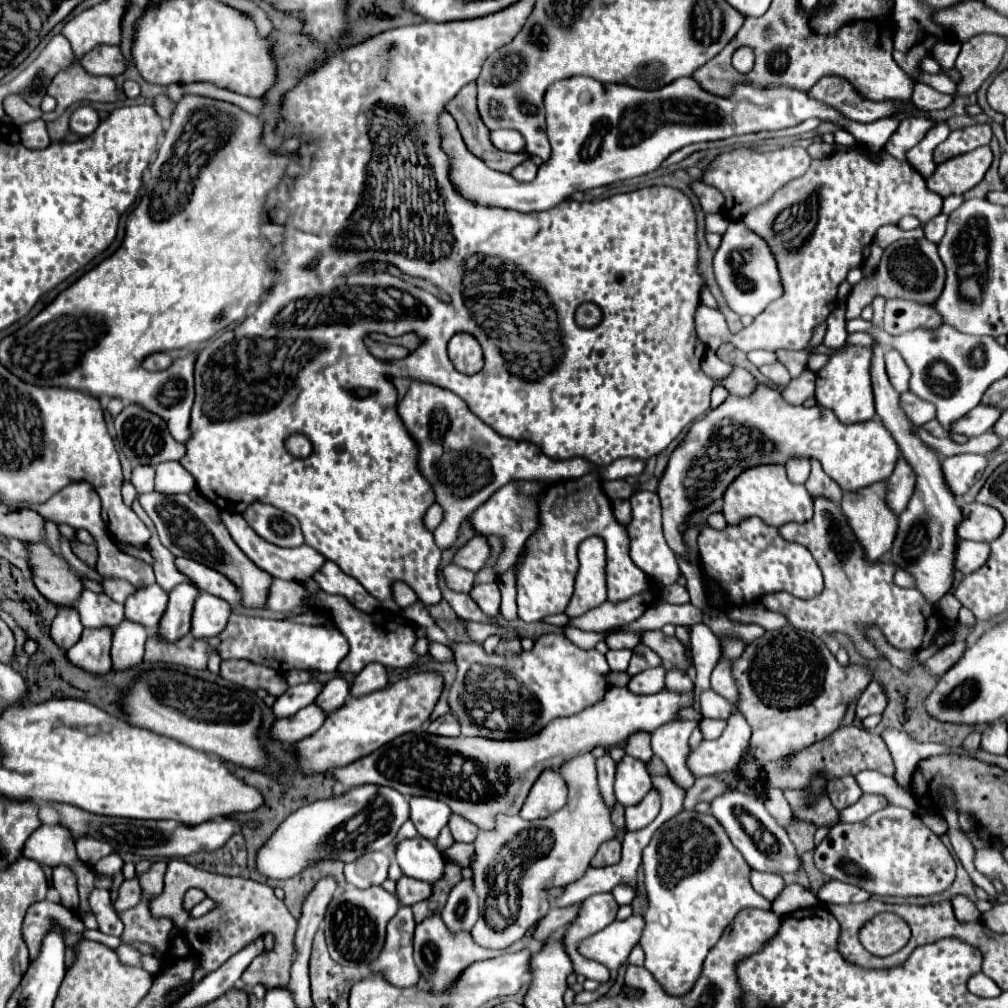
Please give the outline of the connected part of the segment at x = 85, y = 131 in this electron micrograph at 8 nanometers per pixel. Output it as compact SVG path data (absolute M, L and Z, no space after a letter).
M91 106L77 108L69 118L69 128L77 136L89 136L99 126L99 116Z

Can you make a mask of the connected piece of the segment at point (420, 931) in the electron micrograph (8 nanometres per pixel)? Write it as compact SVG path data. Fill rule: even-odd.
M431 914L427 916L423 922L417 924L415 928L415 964L421 972L421 980L419 986L423 988L433 988L439 992L445 992L447 986L459 976L459 972L463 972L469 964L477 962L477 960L485 960L485 958L493 958L499 956L501 952L495 950L485 950L481 946L477 946L471 938L471 934L467 932L451 932L445 922L441 920L441 914Z

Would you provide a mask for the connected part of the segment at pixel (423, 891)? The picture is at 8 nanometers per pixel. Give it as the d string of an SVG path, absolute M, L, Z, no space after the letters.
M401 876L397 882L397 890L395 896L399 898L401 904L405 906L413 906L419 900L425 900L431 896L431 884L423 882L423 880L415 880L415 878L407 878Z

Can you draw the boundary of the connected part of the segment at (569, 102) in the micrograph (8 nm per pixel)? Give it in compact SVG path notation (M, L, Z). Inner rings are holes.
M573 76L549 86L549 92L544 96L544 108L547 110L551 158L539 166L535 180L529 184L487 168L467 150L453 116L441 114L443 148L451 158L449 178L457 190L475 202L491 206L503 206L519 212L549 210L567 200L573 192L585 192L653 172L671 152L693 142L721 140L759 130L779 130L795 126L807 118L819 118L839 122L857 138L859 146L869 152L877 152L899 126L897 118L881 118L869 124L847 120L837 110L807 98L805 92L787 88L759 90L757 86L735 86L735 94L731 94L731 98L715 98L693 78L679 78L651 92L625 84L601 84L587 76Z

